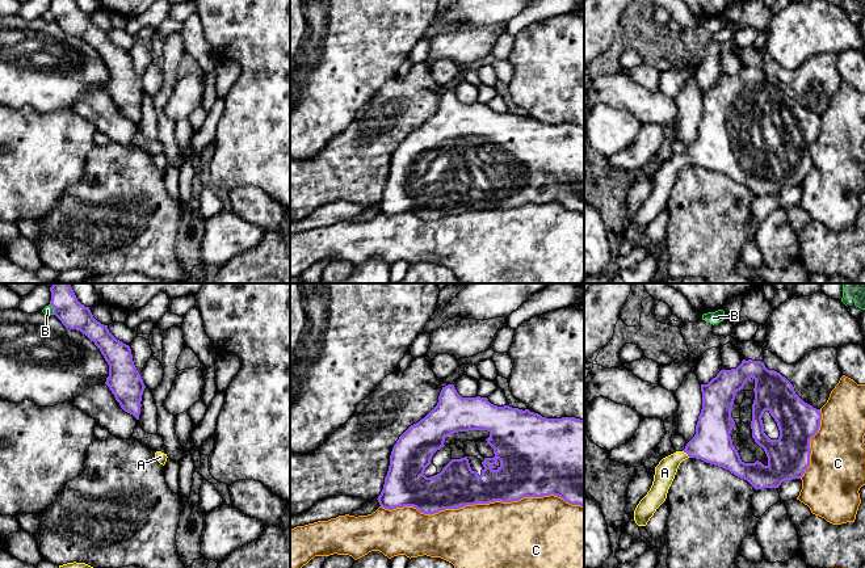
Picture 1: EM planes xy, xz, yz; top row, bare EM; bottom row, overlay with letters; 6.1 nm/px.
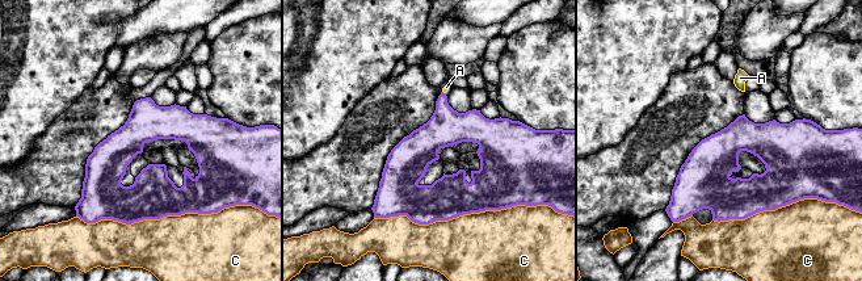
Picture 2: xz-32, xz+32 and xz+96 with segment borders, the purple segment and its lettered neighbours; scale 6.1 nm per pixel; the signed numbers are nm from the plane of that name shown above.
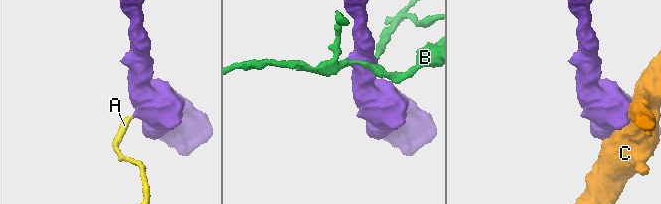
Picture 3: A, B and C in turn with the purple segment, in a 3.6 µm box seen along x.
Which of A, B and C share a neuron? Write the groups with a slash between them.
A / B / C

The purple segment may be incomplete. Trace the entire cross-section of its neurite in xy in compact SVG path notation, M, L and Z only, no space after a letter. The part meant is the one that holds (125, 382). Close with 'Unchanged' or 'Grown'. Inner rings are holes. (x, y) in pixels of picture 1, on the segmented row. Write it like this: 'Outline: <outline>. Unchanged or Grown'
Outline: M54 283L50 291L54 315L66 328L80 331L95 342L109 365L105 384L121 408L139 420L146 386L134 365L130 346L117 340L108 325L93 317L89 307L77 300L71 283Z. Unchanged

